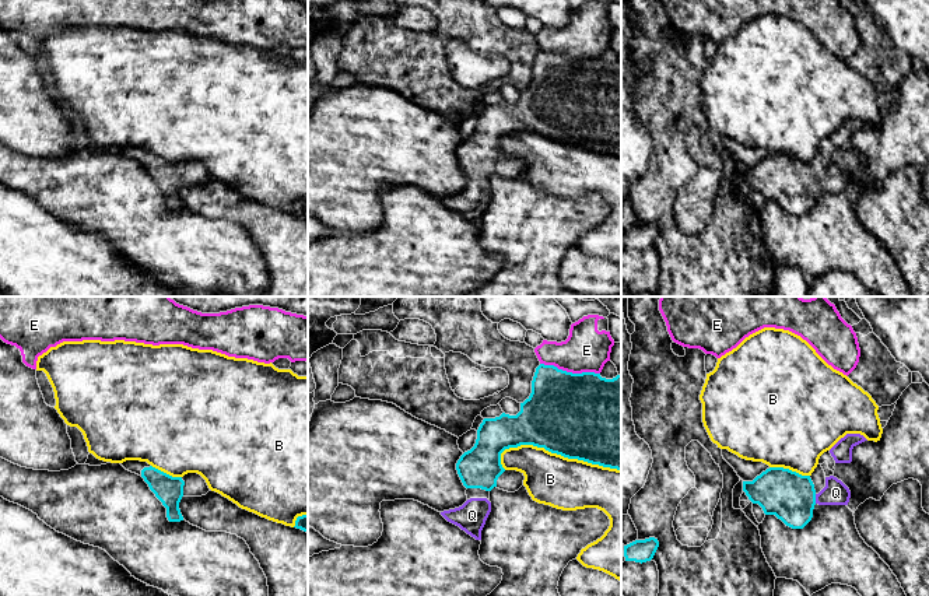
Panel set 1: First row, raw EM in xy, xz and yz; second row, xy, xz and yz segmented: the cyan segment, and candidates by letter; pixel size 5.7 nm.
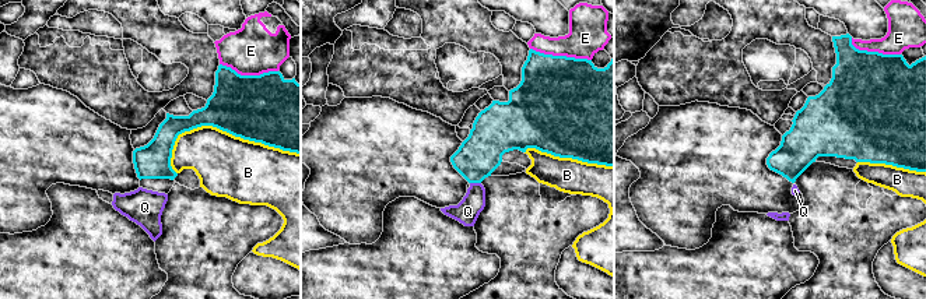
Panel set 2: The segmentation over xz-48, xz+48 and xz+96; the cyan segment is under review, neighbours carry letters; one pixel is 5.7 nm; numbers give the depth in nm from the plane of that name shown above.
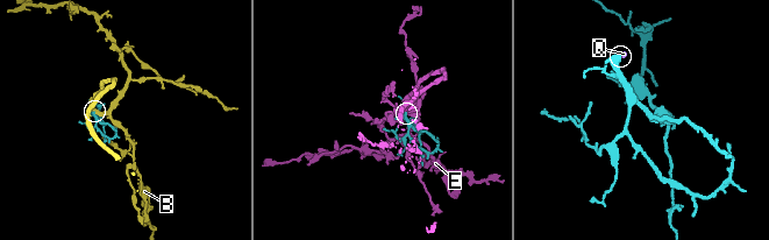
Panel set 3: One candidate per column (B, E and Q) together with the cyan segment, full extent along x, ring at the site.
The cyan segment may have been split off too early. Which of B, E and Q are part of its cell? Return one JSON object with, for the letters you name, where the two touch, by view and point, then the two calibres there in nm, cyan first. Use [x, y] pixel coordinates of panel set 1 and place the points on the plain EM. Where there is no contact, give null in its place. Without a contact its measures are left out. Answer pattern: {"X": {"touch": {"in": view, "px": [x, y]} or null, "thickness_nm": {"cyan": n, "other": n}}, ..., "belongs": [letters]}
{"Q": {"touch": {"in": "yz", "px": [814, 185]}, "thickness_nm": {"cyan": 280, "other": 140}}, "belongs": ["Q"]}

